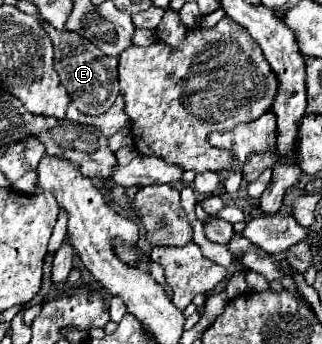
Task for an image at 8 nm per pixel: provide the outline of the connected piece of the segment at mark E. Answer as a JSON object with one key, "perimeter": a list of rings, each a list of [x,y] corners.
{"perimeter":[[[43,23],[43,29],[51,35],[55,45],[55,69],[63,87],[67,89],[71,101],[83,115],[103,115],[119,95],[119,77],[117,77],[117,57],[107,57],[99,47],[89,39],[83,39],[71,31],[55,31],[51,25]]]}

